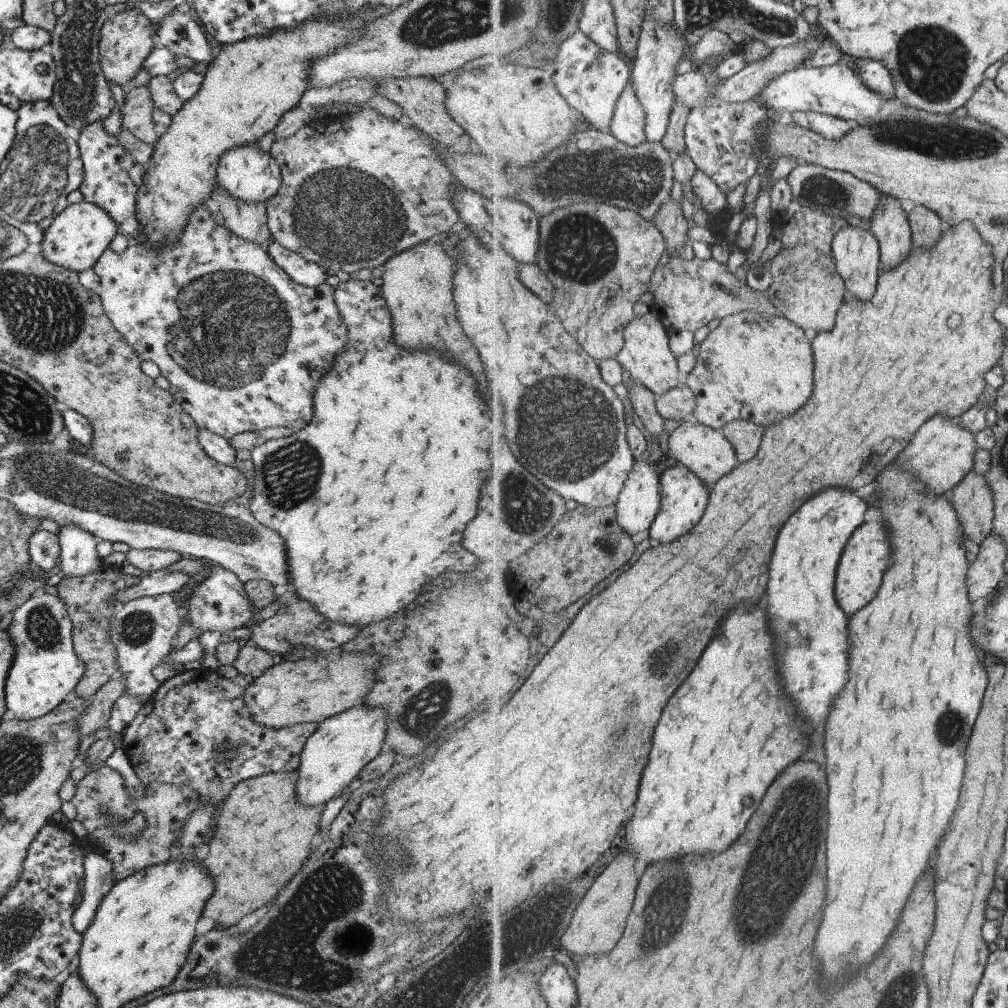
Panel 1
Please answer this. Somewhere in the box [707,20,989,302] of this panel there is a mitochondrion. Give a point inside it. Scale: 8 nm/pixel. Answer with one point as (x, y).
(932, 62)

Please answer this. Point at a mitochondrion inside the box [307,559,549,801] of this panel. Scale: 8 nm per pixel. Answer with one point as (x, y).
(419, 713)

